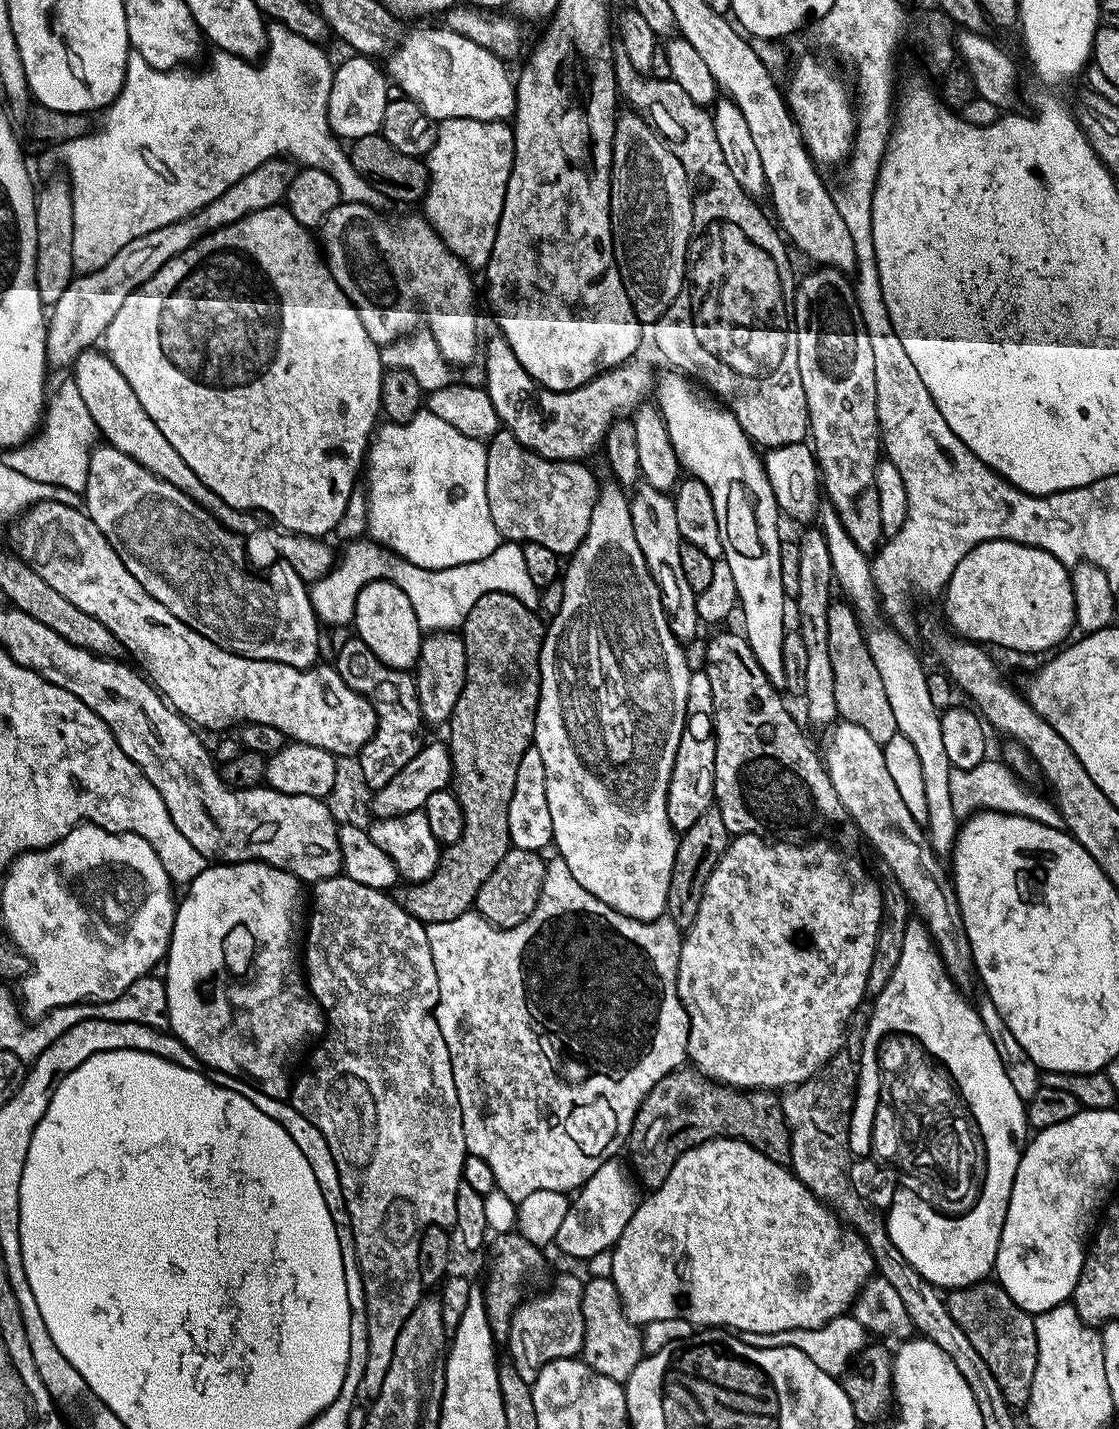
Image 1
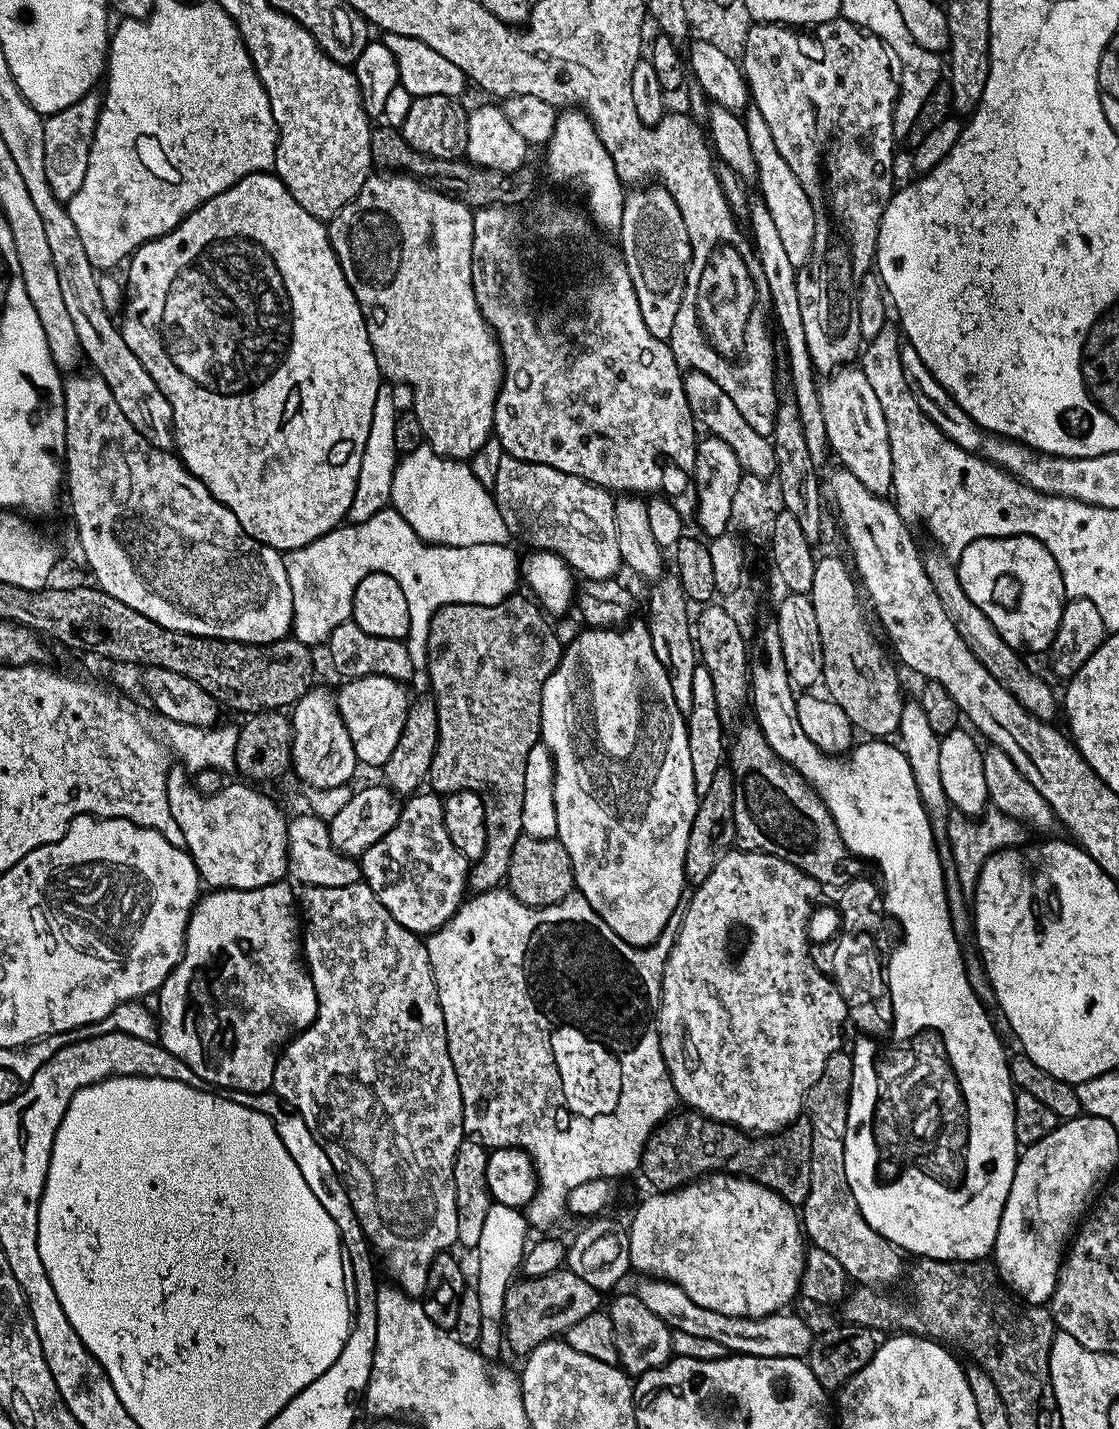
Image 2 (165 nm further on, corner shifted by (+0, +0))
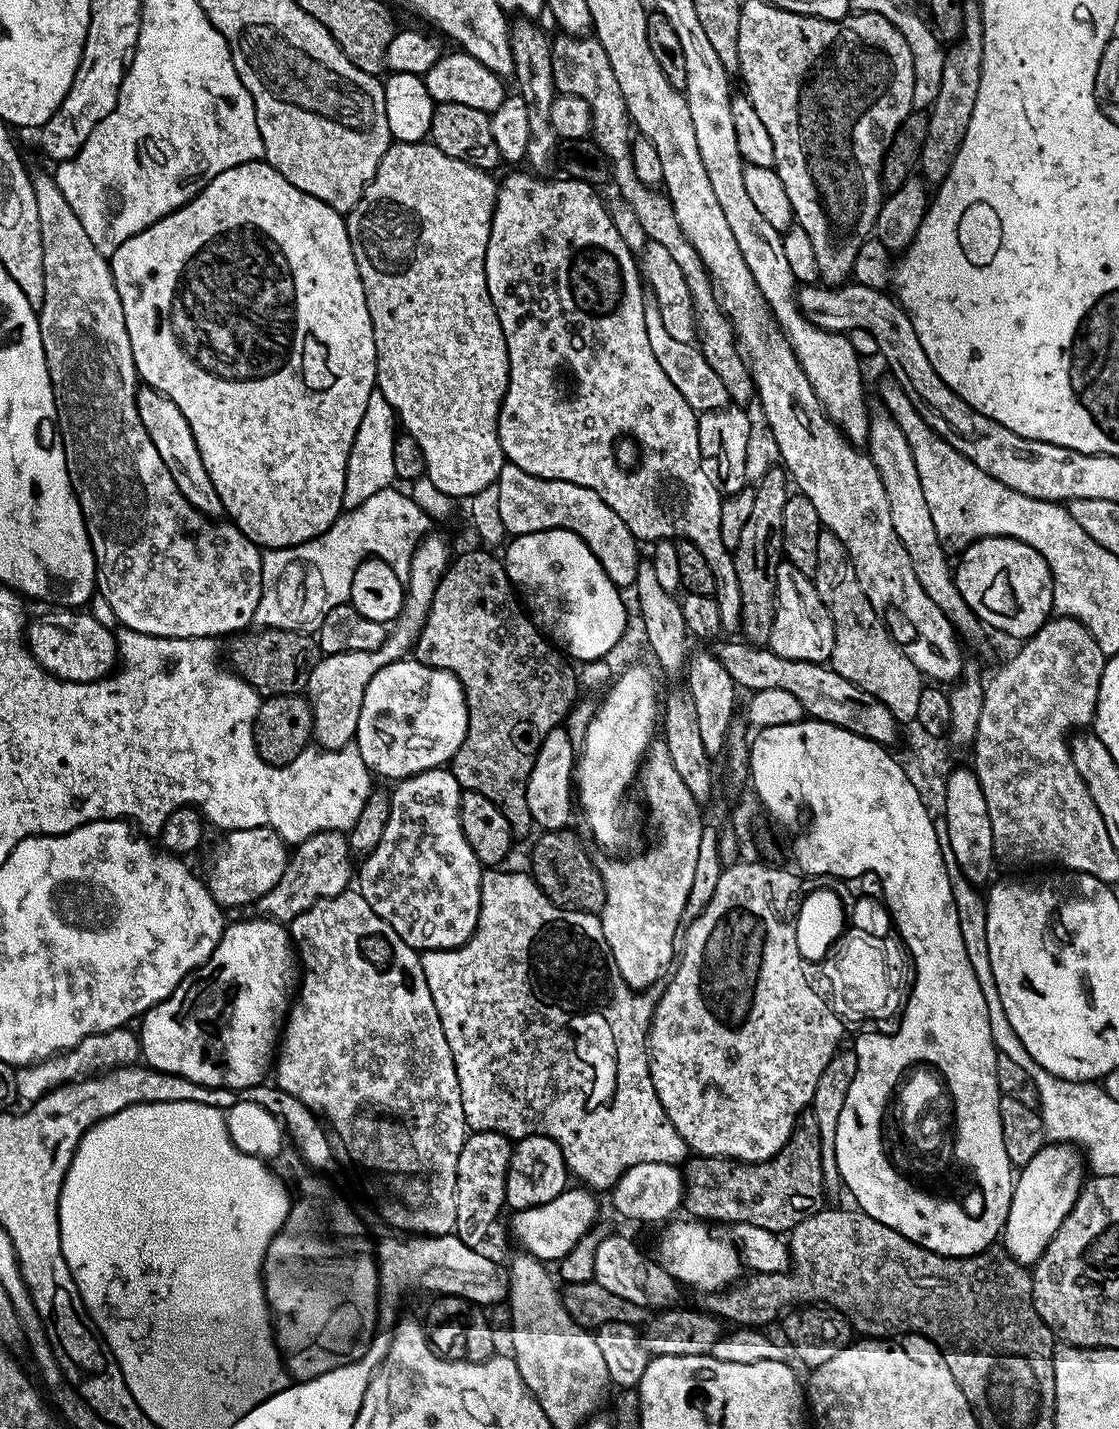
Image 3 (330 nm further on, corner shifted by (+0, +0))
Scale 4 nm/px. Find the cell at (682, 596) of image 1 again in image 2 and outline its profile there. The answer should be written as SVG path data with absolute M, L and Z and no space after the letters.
M668 574L657 579L654 587L656 589L648 600L648 617L646 617L648 632L652 636L654 654L658 654L658 662L662 662L662 666L668 671L670 690L674 690L674 702L678 710L686 714L690 710L690 682L698 666L694 624L690 616L688 620L690 601L675 575Z

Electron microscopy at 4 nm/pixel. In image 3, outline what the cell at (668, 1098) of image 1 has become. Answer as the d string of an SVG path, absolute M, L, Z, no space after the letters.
M810 1110L796 1117L796 1125L786 1146L782 1146L782 1150L768 1160L745 1164L724 1156L696 1154L683 1165L682 1173L683 1211L688 1211L685 1213L689 1217L701 1222L721 1220L725 1226L749 1224L777 1234L788 1234L794 1226L818 1214L826 1204L822 1135L819 1134L818 1121Z

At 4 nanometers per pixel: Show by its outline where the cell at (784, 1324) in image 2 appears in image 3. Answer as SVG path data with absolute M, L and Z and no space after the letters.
M604 1236L598 1242L596 1253L594 1254L594 1270L592 1275L596 1283L605 1290L610 1290L610 1294L618 1294L618 1298L626 1298L626 1302L634 1302L646 1310L663 1310L673 1303L672 1300L682 1291L681 1285L655 1259L646 1257L640 1253L635 1242L628 1236Z

